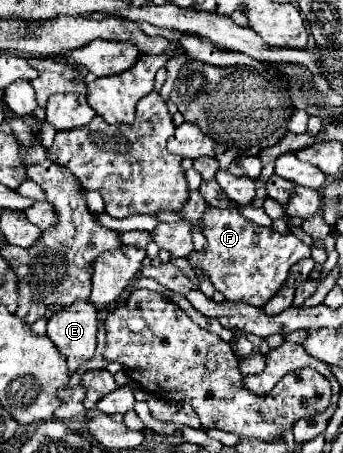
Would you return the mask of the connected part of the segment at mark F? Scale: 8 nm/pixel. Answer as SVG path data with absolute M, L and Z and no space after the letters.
M230 205L226 209L208 207L202 221L206 249L192 251L188 255L188 261L192 269L206 273L214 289L220 291L228 301L246 301L250 305L264 307L288 279L290 267L308 257L308 245L296 235L282 235L272 227L260 227L254 221L246 219L236 205Z

